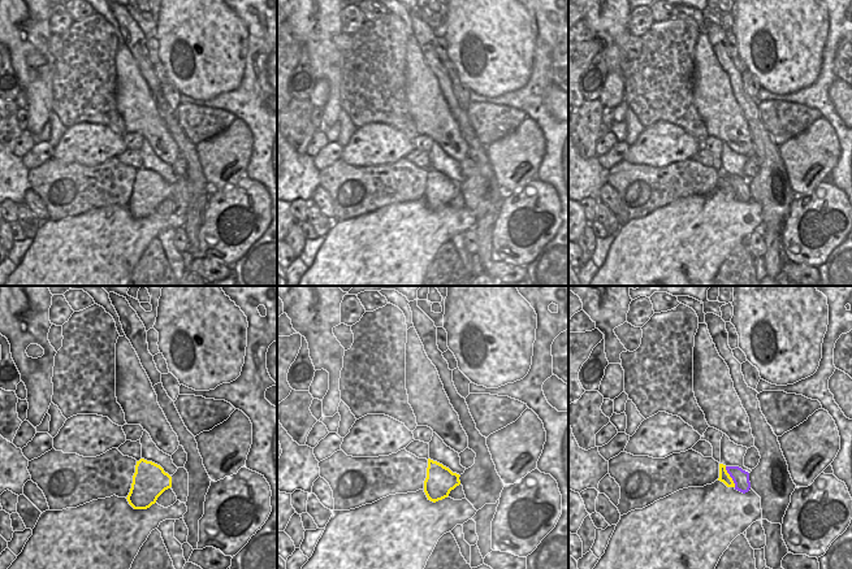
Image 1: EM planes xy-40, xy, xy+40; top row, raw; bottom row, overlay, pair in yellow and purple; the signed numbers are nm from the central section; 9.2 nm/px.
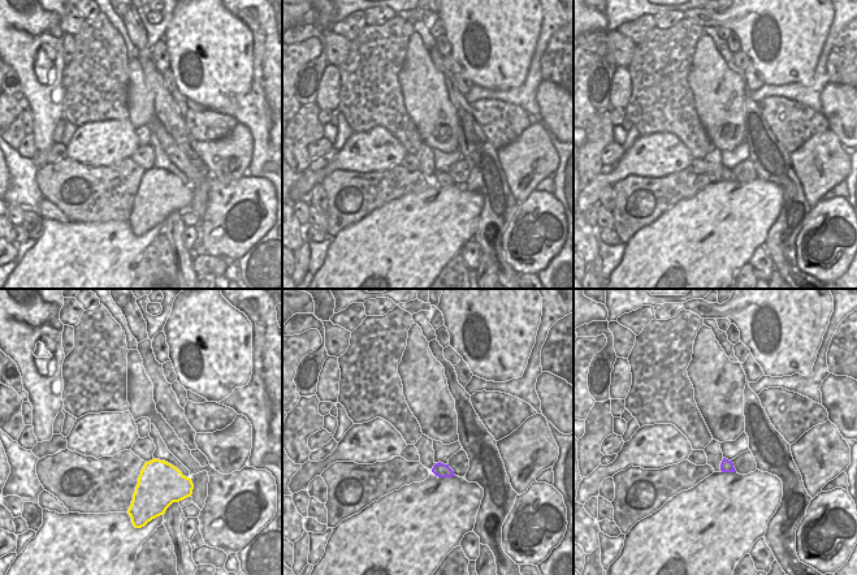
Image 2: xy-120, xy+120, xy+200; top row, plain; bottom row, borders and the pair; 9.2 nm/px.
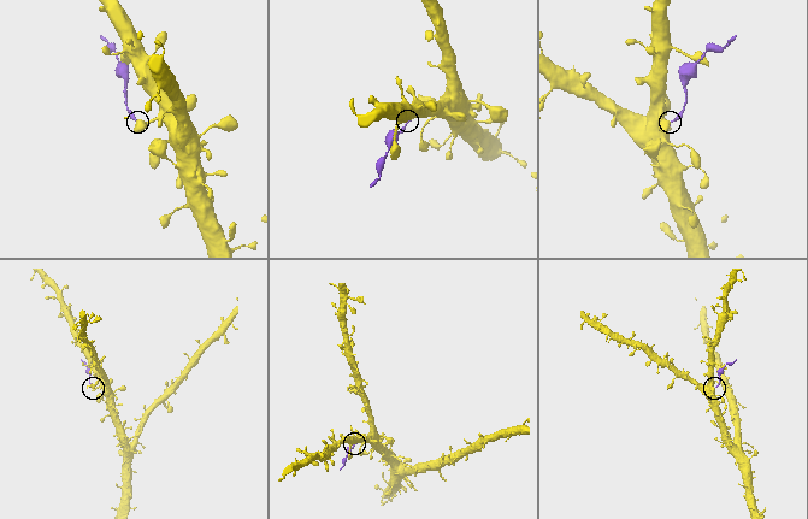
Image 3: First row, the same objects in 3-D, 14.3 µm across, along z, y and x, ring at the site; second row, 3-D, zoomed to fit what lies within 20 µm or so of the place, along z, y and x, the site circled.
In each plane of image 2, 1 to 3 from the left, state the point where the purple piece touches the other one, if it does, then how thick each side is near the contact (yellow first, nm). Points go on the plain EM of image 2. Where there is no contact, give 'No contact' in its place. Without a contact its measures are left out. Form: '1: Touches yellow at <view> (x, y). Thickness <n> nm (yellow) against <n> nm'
1: No contact
2: No contact
3: No contact.

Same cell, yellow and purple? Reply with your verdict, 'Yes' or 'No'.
No.

